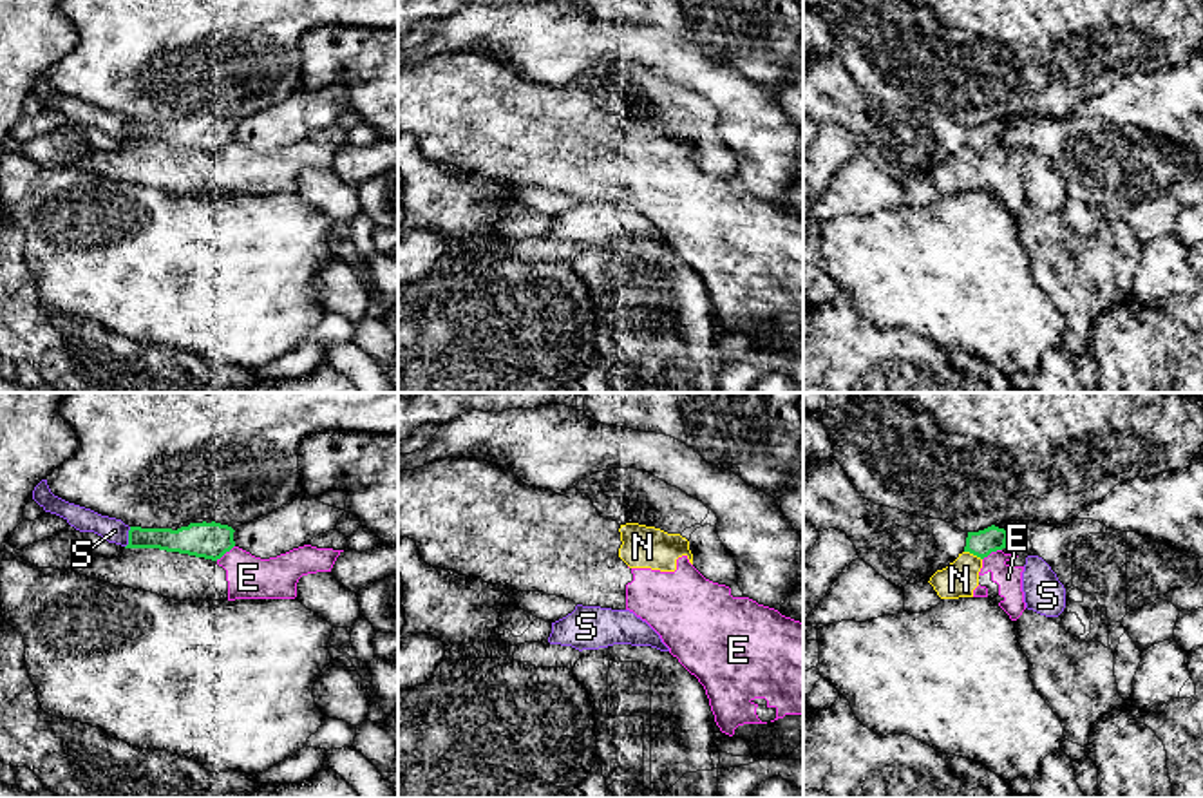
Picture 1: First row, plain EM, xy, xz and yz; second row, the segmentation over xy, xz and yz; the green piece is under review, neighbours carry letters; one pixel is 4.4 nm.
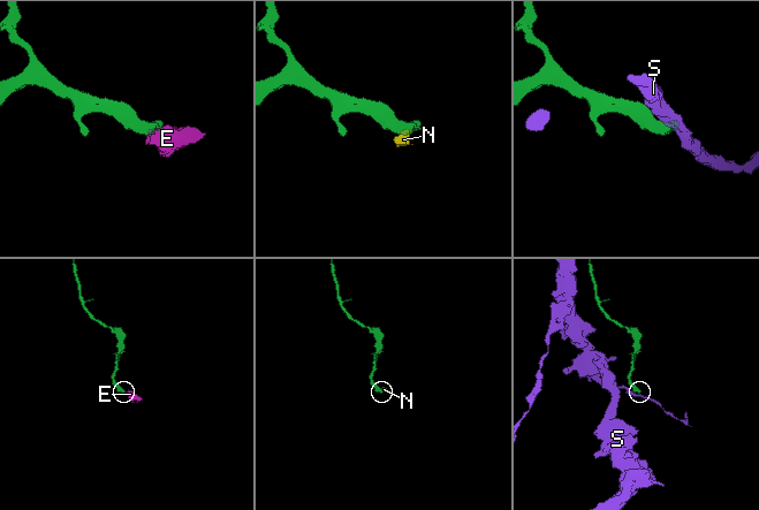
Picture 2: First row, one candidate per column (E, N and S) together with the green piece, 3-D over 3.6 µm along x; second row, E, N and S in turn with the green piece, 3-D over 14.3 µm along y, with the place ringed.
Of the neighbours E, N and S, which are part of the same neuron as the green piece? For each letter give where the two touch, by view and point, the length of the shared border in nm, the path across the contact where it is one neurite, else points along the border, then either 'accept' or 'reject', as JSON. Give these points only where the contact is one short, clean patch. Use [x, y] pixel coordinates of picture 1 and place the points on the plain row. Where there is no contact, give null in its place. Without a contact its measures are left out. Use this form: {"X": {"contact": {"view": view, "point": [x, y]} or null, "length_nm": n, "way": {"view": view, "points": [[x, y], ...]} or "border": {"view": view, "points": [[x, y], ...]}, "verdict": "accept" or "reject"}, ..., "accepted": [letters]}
{"E": {"contact": {"view": "yz", "point": [992, 145]}, "length_nm": 100, "verdict": "reject"}, "N": {"contact": {"view": "yz", "point": [974, 149]}, "length_nm": 90, "verdict": "reject"}, "S": {"contact": {"view": "xy", "point": [129, 132]}, "length_nm": 100, "verdict": "reject"}, "accepted": []}

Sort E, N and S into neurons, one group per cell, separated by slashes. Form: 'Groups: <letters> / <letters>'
Groups: E N / S

